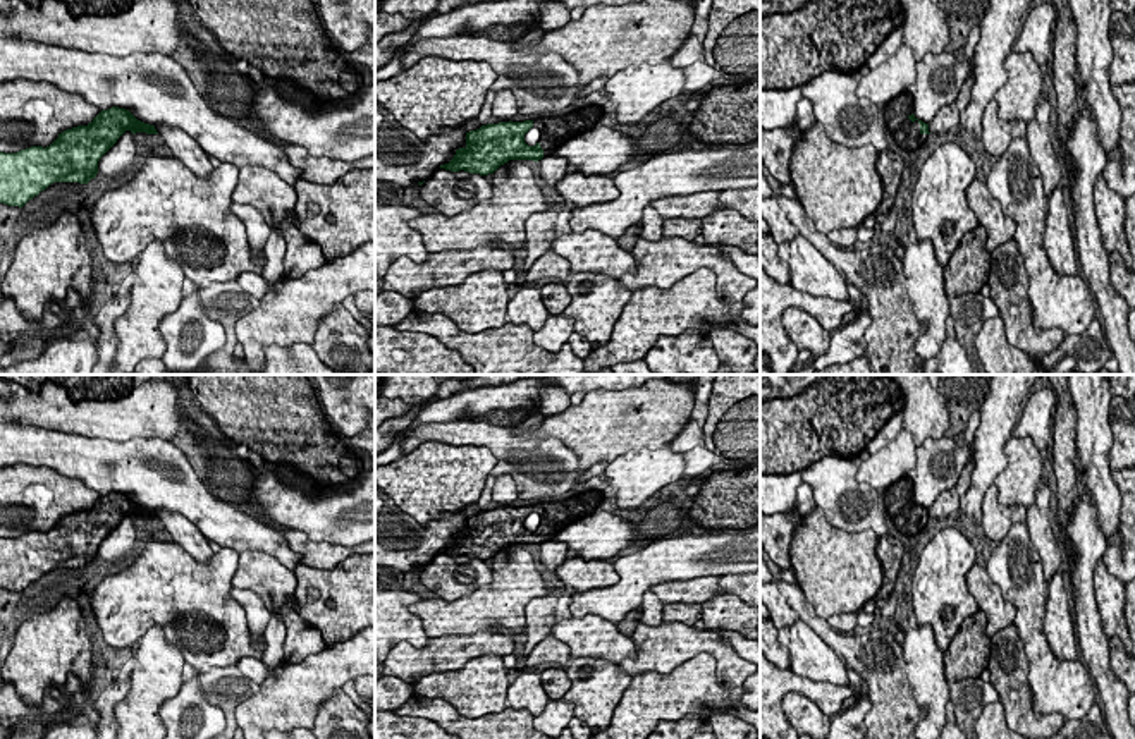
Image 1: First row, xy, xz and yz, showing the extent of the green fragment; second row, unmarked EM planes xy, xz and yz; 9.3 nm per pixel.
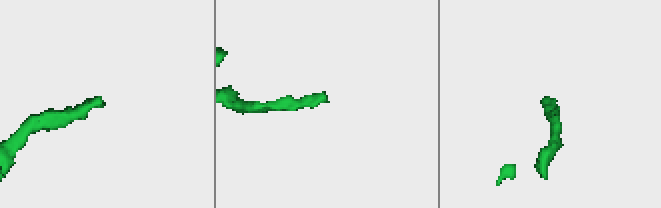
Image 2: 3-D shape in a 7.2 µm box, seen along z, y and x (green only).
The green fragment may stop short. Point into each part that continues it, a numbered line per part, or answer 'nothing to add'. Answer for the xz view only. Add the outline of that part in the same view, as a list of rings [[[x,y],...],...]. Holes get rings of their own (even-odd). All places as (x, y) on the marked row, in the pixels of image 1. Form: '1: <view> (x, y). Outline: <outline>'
1: xz (556, 128). Outline: [[[585,98],[555,112],[533,115],[533,127],[540,131],[543,156],[555,153],[568,139],[578,137],[597,127],[604,117],[604,105],[588,105]]]

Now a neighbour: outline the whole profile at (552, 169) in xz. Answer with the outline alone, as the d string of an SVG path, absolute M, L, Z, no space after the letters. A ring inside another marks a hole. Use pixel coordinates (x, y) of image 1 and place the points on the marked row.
M557 155L543 156L535 170L547 184L555 186L568 174L568 160Z

